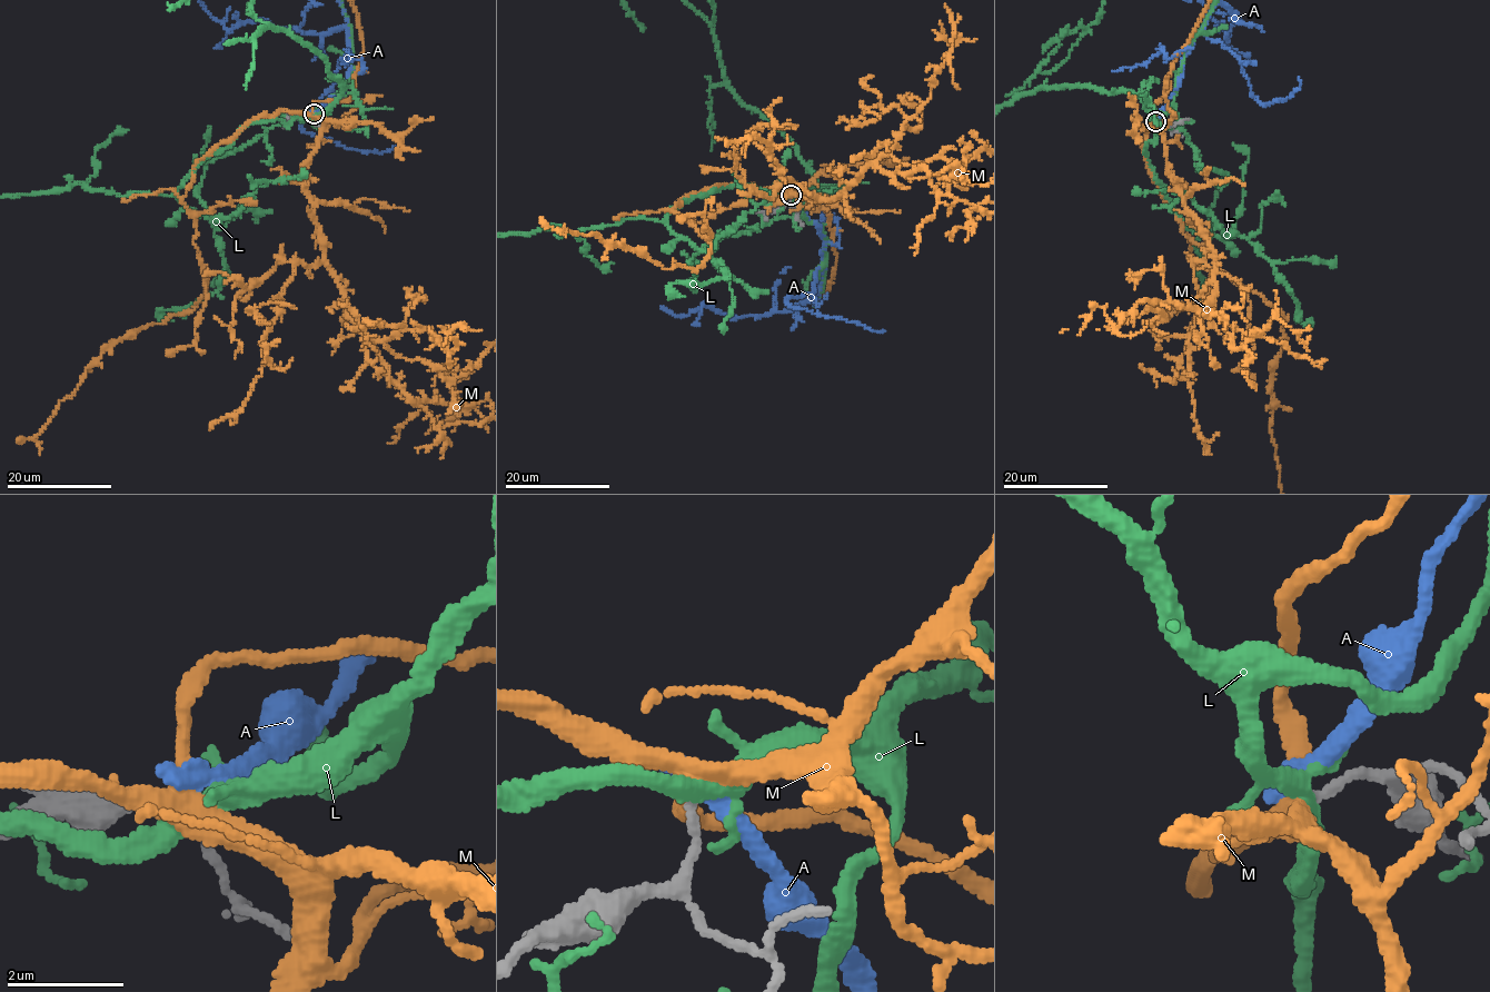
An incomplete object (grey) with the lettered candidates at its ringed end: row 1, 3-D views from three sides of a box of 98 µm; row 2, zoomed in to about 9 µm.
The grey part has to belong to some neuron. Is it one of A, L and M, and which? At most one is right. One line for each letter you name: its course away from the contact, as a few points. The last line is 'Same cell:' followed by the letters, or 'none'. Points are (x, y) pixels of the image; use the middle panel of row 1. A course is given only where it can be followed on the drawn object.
Same cell: none

